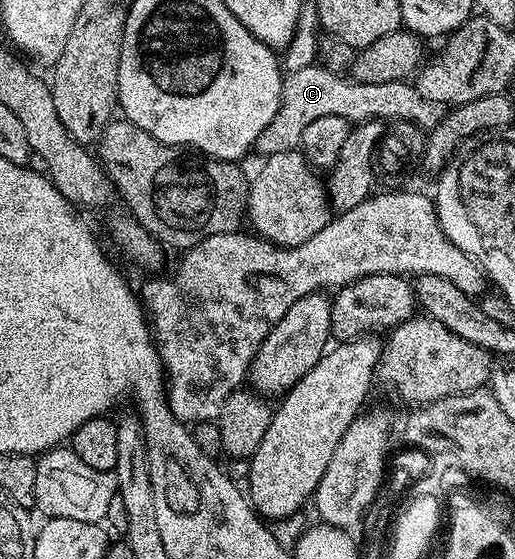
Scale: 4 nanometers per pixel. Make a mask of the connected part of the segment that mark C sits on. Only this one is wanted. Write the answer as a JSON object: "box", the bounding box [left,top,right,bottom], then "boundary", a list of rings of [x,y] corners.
{"box":[254,65,442,157],"boundary":[[[313,65],[284,75],[278,113],[274,113],[274,121],[270,121],[270,125],[266,125],[262,133],[258,133],[254,151],[260,157],[267,157],[274,153],[297,150],[306,125],[310,125],[310,121],[318,121],[318,117],[342,117],[352,125],[364,123],[367,119],[407,121],[428,129],[442,118],[441,112],[436,111],[439,111],[437,104],[430,103],[419,95],[411,82],[374,85]]]}

